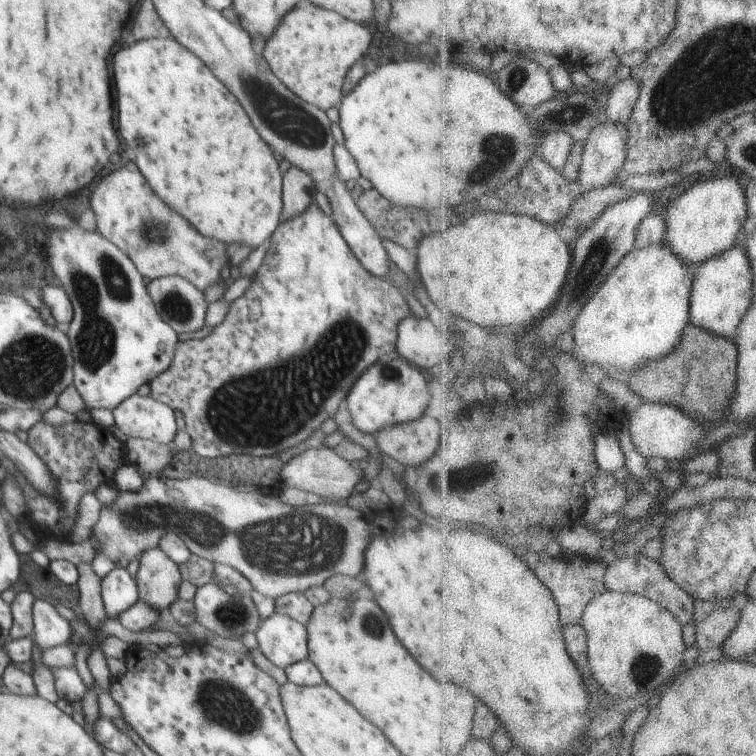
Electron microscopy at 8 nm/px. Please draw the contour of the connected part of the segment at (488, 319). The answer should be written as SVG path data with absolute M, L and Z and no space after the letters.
M470 210L470 212L467 212L462 224L459 224L456 228L452 226L452 230L450 230L450 227L444 227L442 232L436 230L434 234L431 233L430 236L423 237L414 253L416 255L416 275L420 278L430 300L444 313L445 319L455 321L457 318L462 317L486 328L493 327L494 330L519 330L522 325L539 320L545 311L549 312L553 305L560 300L561 292L565 290L565 282L569 278L570 270L572 270L574 264L573 250L570 250L568 242L564 242L564 238L560 236L560 232L554 226L544 224L544 222L540 222L540 220L536 220L531 216L508 212L486 213L482 212L482 210L478 210L478 212Z

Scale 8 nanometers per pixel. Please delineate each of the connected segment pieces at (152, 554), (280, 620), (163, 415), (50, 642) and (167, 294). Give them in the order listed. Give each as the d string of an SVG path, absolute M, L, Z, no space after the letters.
M160 547L148 549L141 554L137 581L138 602L156 608L158 612L170 609L178 600L178 588L182 582L179 565L172 562Z
M274 611L270 618L261 620L255 635L264 656L279 668L285 669L309 658L306 625L290 616Z
M137 392L113 408L116 428L127 438L172 445L176 436L174 409Z
M35 599L32 606L33 625L36 626L36 644L40 650L46 650L53 646L68 644L72 638L72 628L70 621L64 620L56 607L50 602L41 599Z
M182 276L152 279L147 286L158 314L178 334L196 332L204 327L209 303L204 292Z

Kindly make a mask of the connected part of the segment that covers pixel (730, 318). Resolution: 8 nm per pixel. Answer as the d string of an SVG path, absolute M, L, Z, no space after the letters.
M738 243L732 250L710 260L698 268L700 274L695 280L691 300L691 323L698 328L706 328L726 340L736 340L738 327L746 318L755 300L755 276L753 260L747 249Z

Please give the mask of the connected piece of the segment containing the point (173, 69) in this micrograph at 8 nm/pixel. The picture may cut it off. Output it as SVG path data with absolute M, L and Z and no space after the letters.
M172 36L168 38L154 38L136 42L128 48L122 48L114 54L112 60L112 70L114 70L114 80L116 80L116 90L118 90L118 132L122 136L124 142L128 142L130 148L134 148L136 154L136 166L142 172L142 176L146 176L146 182L154 188L154 192L172 208L176 210L180 216L184 216L200 234L211 238L220 240L220 242L229 245L230 243L248 244L252 249L264 243L271 234L276 230L280 223L280 216L282 214L282 188L283 175L280 172L280 163L274 156L274 151L266 144L256 128L252 126L248 114L244 112L244 108L238 104L238 100L230 94L225 84L218 80L217 76L203 60L200 60L196 54L184 48L182 44Z

